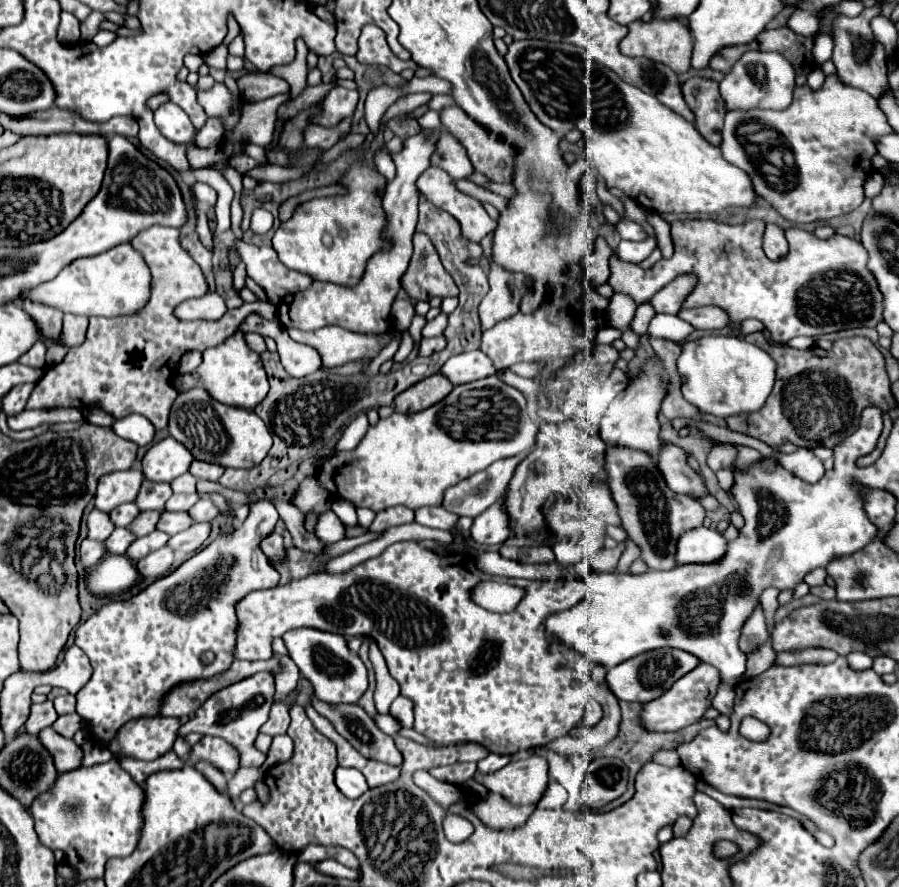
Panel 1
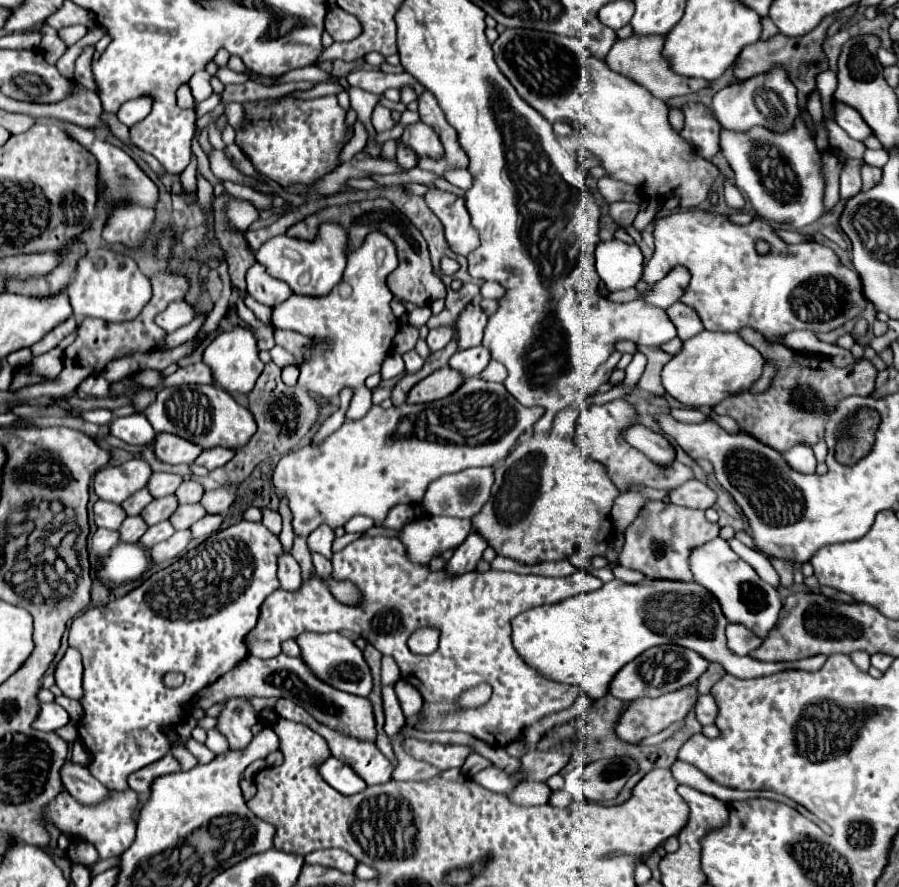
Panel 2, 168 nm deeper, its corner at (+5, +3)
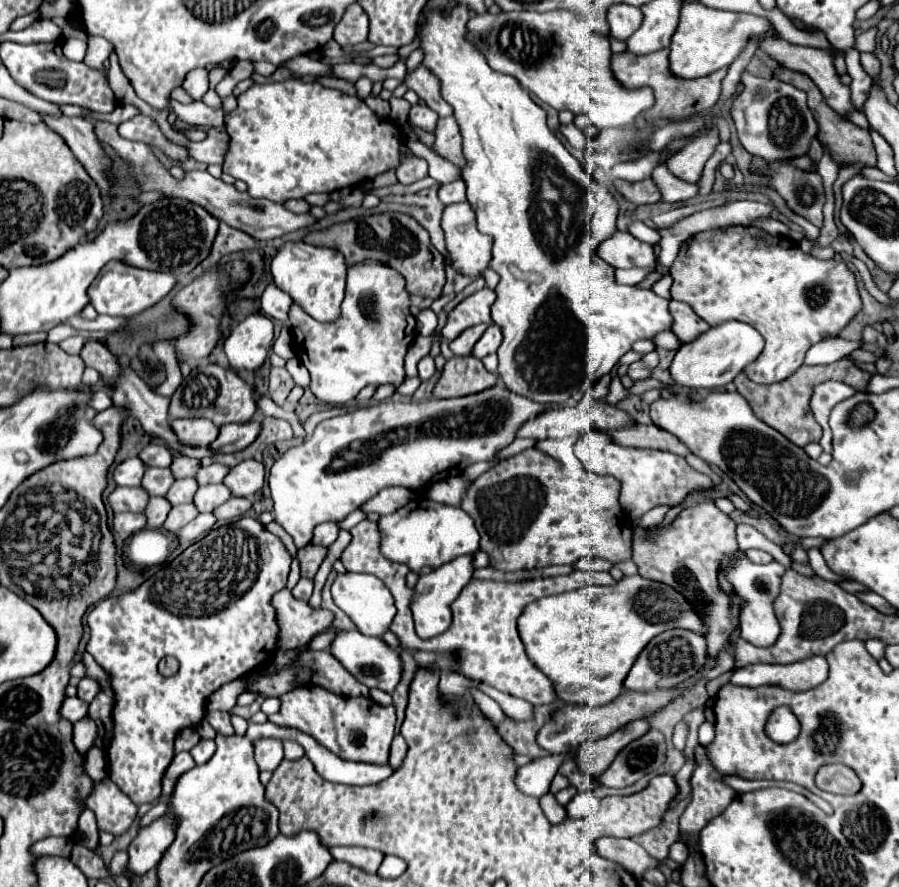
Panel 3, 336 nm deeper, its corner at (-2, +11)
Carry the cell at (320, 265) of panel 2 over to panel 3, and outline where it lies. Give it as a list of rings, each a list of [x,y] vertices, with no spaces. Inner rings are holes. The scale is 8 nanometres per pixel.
[[[284,243],[272,259],[272,277],[302,309],[318,321],[334,321],[340,315],[340,303],[346,287],[346,259],[340,251],[330,247],[316,247],[310,243]]]

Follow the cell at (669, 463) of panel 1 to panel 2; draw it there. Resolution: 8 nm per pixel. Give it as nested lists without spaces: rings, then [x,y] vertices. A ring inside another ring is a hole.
[[[639,423],[629,425],[629,429],[625,429],[623,437],[629,445],[643,451],[649,459],[653,459],[659,465],[671,465],[673,459],[675,459],[675,451],[669,445],[669,441],[663,435],[647,429]]]

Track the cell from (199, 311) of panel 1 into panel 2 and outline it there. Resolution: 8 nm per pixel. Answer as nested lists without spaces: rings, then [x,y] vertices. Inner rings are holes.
[[[173,301],[167,305],[167,309],[163,313],[159,313],[155,317],[155,323],[163,329],[167,329],[167,333],[173,333],[175,329],[187,325],[189,321],[193,321],[193,313],[195,309],[185,303],[185,301]]]

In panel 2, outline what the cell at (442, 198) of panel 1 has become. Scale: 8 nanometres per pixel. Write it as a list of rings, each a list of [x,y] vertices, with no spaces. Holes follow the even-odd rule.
[[[431,191],[425,197],[429,209],[439,217],[445,229],[445,241],[449,249],[457,255],[469,255],[479,245],[477,231],[471,227],[471,217],[465,209],[463,197],[447,191]]]

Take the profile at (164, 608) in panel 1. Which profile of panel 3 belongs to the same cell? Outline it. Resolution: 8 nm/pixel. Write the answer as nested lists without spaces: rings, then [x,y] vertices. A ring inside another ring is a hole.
[[[242,517],[236,523],[230,525],[222,525],[218,529],[212,529],[204,539],[196,541],[194,545],[190,545],[184,553],[180,553],[174,561],[162,565],[158,569],[158,573],[154,573],[150,579],[146,579],[138,589],[118,595],[118,597],[106,597],[100,603],[96,603],[90,611],[88,611],[88,627],[90,627],[90,639],[86,645],[86,651],[96,659],[96,663],[110,675],[110,687],[114,691],[114,707],[112,707],[112,735],[106,747],[108,753],[108,777],[136,803],[152,803],[158,795],[160,795],[160,779],[164,769],[170,765],[172,757],[174,757],[174,739],[176,735],[184,729],[184,727],[194,727],[196,723],[202,721],[204,717],[204,703],[206,699],[220,689],[224,683],[234,681],[246,673],[250,673],[252,669],[268,663],[274,653],[276,653],[276,635],[278,635],[278,625],[276,625],[276,613],[270,605],[270,599],[276,591],[286,587],[286,579],[290,573],[290,561],[292,555],[288,553],[288,549],[284,547],[284,543],[270,533],[258,519],[248,519]],[[166,655],[174,655],[180,661],[180,671],[174,677],[160,677],[158,673],[158,663],[162,657]]]

